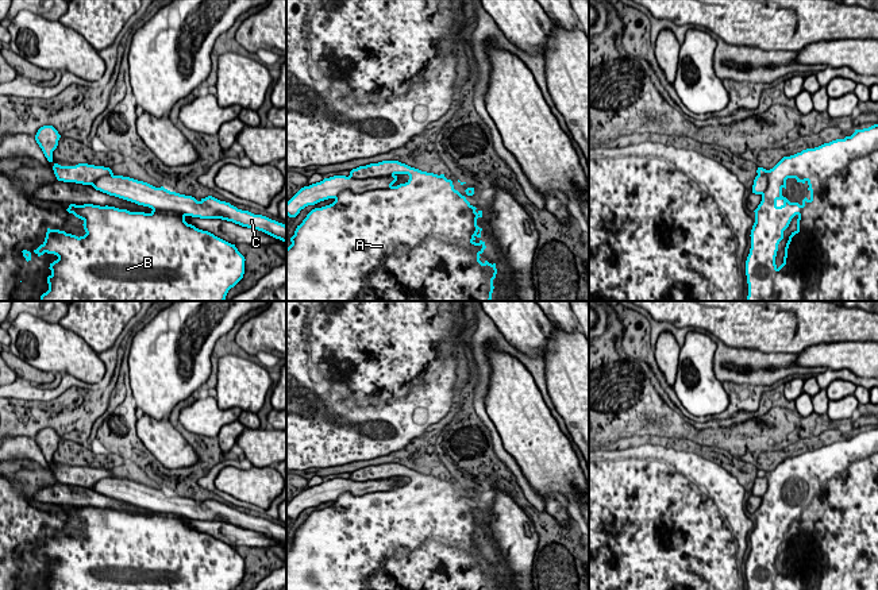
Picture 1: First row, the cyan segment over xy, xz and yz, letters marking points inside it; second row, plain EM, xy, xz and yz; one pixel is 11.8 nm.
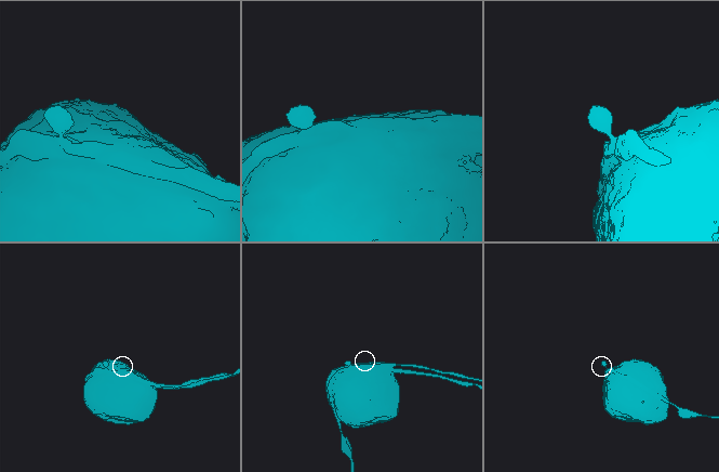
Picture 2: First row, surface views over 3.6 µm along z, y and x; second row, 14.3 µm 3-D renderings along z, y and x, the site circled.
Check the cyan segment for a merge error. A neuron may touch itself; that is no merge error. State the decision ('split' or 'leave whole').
split

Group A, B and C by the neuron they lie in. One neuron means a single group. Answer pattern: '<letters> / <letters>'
A B / C

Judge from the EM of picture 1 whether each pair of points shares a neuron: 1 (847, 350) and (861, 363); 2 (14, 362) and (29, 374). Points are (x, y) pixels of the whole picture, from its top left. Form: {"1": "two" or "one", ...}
{"1": "one", "2": "one"}

